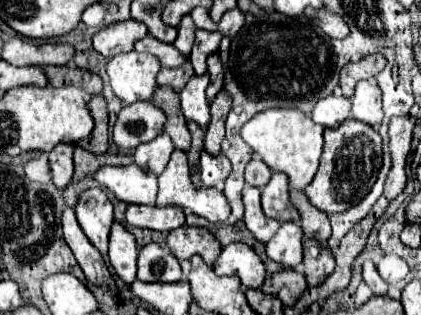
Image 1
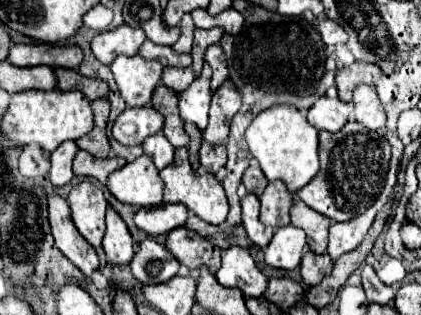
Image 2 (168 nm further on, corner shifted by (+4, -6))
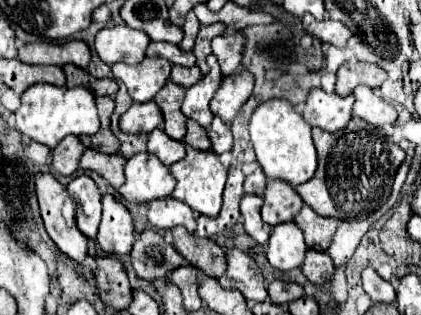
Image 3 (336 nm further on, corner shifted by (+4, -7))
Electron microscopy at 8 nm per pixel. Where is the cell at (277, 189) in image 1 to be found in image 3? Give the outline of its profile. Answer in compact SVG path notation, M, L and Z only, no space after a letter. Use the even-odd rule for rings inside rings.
M269 180L263 200L265 204L261 208L261 218L269 226L291 222L303 206L301 196L297 196L297 192L283 180Z

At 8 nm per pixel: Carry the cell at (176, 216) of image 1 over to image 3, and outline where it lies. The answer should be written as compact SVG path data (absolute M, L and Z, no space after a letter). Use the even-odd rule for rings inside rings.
M173 198L153 200L149 204L147 218L149 224L153 224L157 230L171 230L175 226L185 226L189 232L195 232L193 210L187 204Z

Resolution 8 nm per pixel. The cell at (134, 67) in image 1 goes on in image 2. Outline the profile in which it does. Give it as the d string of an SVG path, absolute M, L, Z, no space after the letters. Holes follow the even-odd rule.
M119 55L111 63L117 87L129 107L143 107L151 101L151 95L161 81L163 65L157 61L145 61L139 55Z

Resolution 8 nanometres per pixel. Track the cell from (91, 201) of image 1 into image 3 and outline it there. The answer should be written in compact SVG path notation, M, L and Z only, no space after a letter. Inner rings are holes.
M77 176L69 182L67 192L77 202L77 226L87 238L97 236L101 222L101 194L89 176Z

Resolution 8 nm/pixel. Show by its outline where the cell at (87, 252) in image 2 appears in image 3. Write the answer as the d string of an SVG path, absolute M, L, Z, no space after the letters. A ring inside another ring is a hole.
M37 174L35 190L49 238L65 256L83 264L87 258L87 238L75 224L73 198L51 174Z

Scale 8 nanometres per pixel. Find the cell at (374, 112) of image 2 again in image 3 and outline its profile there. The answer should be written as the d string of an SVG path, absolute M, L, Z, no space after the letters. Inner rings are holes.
M357 86L355 88L355 106L353 114L373 126L385 126L393 124L397 120L397 112L391 104L387 104L375 90L367 86Z

